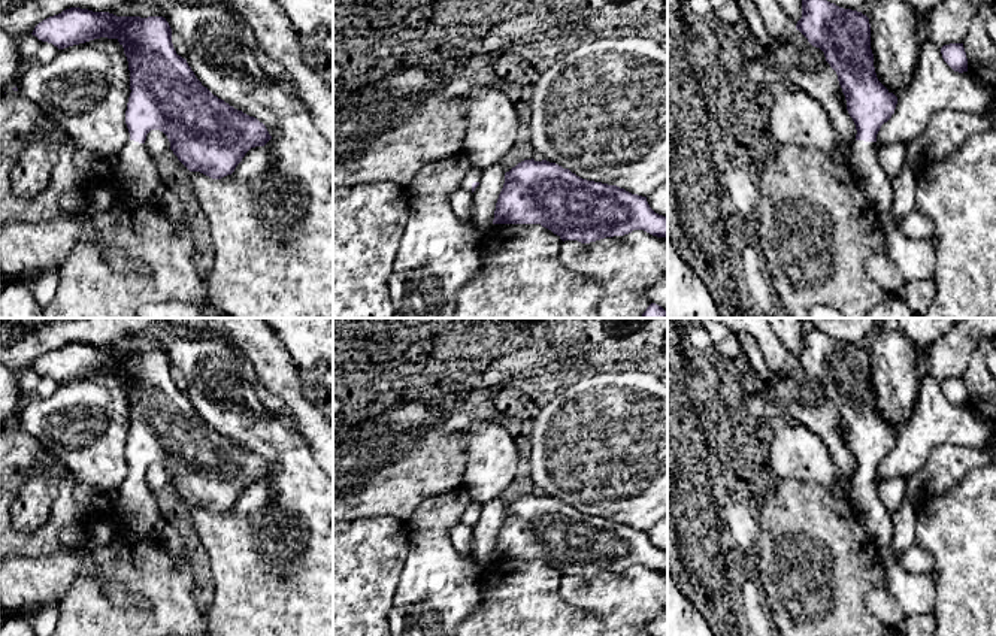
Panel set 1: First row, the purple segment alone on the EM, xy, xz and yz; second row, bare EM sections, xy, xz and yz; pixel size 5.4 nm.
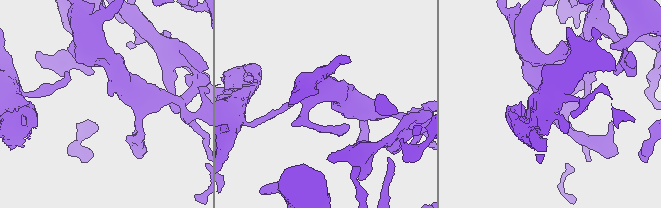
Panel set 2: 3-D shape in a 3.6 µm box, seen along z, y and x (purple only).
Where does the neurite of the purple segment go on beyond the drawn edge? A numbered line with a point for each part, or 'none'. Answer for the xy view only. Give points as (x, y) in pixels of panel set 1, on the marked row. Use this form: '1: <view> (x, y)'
1: xy (136, 172)

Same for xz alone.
1: xz (474, 175)

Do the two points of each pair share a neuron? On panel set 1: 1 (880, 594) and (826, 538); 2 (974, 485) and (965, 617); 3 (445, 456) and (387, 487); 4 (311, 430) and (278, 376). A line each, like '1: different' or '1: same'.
1: different
2: same
3: same
4: same

